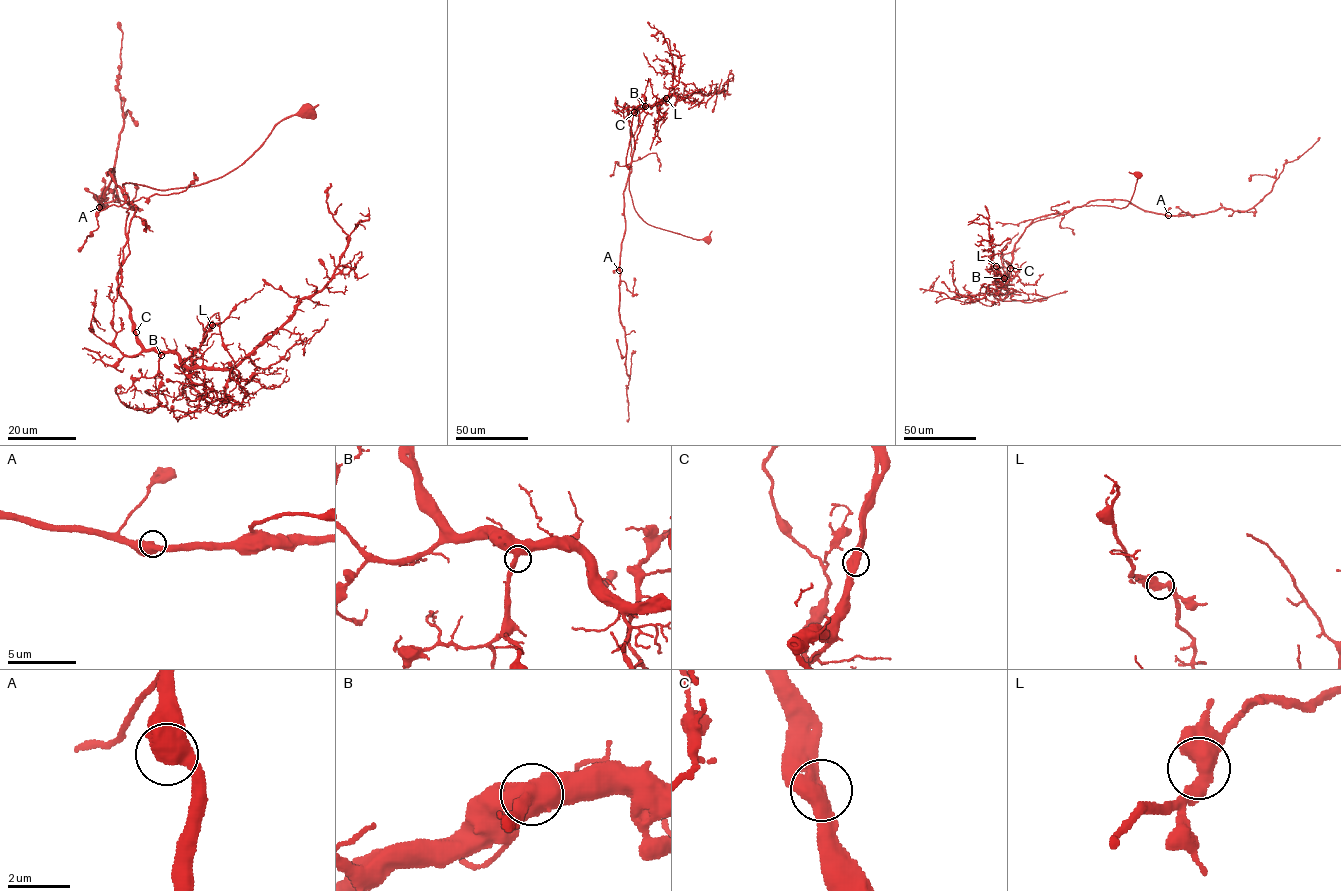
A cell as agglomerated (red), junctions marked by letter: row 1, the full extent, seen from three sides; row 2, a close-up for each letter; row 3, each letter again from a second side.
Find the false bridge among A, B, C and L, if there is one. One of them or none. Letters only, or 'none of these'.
none of these

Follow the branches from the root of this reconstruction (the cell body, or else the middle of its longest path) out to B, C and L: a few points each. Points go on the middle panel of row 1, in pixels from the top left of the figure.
B: (708, 240), (706, 242), (649, 225), (634, 208), (629, 189), (631, 148), (627, 116), (645, 106)
C: (708, 240), (706, 242), (649, 225), (636, 211), (629, 189), (631, 148), (627, 117), (634, 112)
L: (708, 240), (706, 242), (649, 225), (633, 205), (629, 189), (631, 148), (627, 116), (666, 98)

